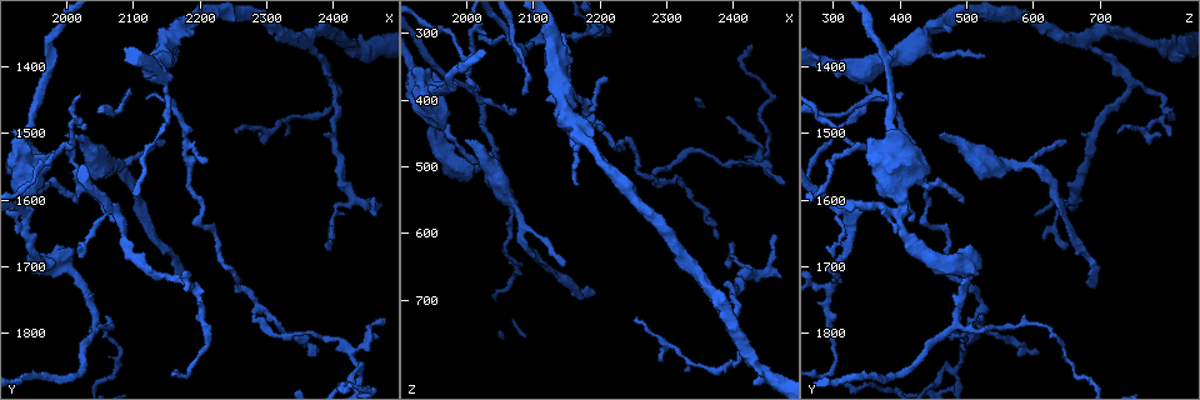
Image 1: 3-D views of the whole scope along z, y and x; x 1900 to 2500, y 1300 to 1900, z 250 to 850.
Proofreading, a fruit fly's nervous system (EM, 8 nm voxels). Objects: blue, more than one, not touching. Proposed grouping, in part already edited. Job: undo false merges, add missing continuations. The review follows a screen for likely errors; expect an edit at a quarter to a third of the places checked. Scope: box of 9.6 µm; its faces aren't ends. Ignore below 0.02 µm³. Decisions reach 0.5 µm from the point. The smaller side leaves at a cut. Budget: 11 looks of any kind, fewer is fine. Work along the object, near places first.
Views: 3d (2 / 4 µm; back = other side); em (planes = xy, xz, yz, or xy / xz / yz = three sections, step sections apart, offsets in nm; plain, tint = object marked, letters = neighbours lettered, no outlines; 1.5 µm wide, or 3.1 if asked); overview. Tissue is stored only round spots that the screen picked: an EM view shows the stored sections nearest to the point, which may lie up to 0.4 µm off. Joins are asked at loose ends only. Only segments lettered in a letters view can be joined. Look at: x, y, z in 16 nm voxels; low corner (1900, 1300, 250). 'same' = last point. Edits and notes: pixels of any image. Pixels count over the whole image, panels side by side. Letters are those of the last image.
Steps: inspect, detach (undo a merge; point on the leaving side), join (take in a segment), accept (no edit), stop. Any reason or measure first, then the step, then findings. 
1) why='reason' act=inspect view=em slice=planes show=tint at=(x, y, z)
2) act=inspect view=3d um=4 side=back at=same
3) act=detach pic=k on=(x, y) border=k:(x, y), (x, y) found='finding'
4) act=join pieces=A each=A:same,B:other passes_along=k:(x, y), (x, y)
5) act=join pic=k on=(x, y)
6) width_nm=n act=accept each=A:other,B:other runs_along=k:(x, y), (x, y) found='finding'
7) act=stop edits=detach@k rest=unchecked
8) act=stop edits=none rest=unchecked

why='branch stops here' act=inspect view=em slice=planes show=letters at=(2215, 1540, 370)

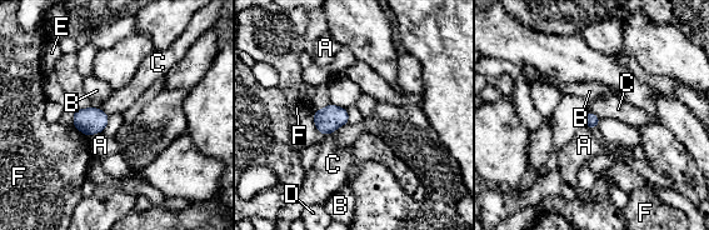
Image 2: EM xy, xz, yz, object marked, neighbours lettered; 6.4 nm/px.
act=accept each=A:other,B:other,C:other,D:other,E:other,F:other found='no lettered segment goes on from it'

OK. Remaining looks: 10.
why='sharp bend' act=inspect view=em slice=xy step=8 show=tint at=(2245, 1700, 460)

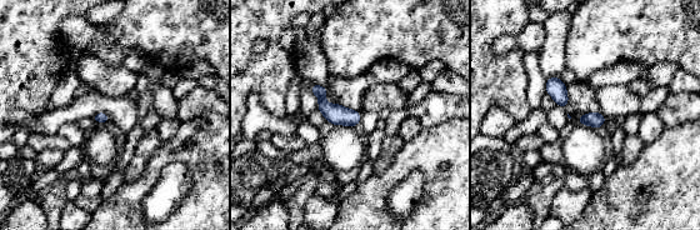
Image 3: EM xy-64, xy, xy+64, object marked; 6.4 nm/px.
act=inspect view=em slice=planes show=tint at=same

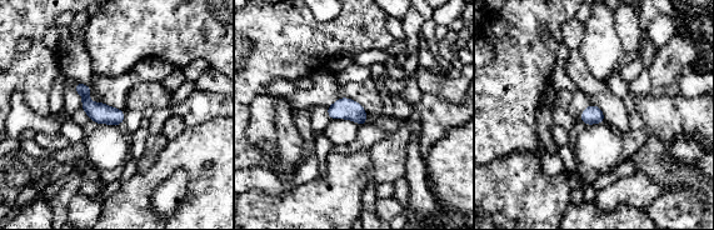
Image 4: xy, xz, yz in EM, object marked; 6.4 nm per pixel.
why='what lies round it' act=inspect view=em slice=planes show=letters at=same

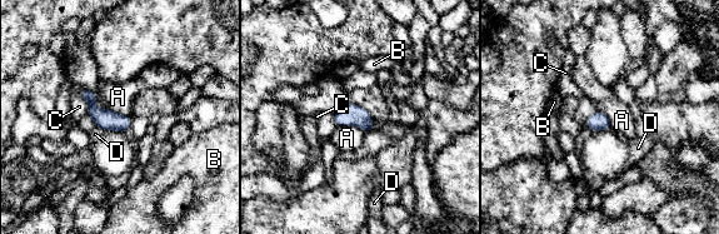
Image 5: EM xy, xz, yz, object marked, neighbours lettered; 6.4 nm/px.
longest_contact=A:200nm act=accept each=A:other,B:other,C:other,D:other runs_along=5:(84, 93), (103, 118), (126, 125) found='one cell here'

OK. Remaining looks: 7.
act=inspect view=em slice=planes show=letters at=(2190, 1735, 695)

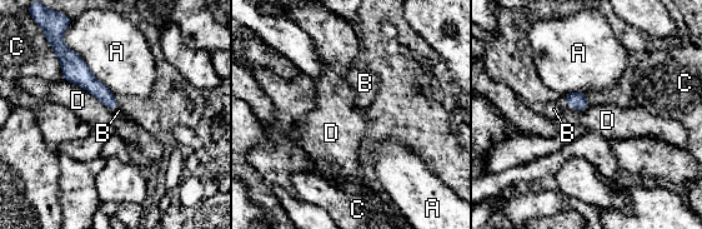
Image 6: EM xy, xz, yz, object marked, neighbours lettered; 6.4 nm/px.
act=join pieces=B each=A:other,B:same,C:other,D:other passes_along=6:(577, 100), (566, 101), (553, 109) found='it goes on there'

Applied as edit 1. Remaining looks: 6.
act=inspect view=overview

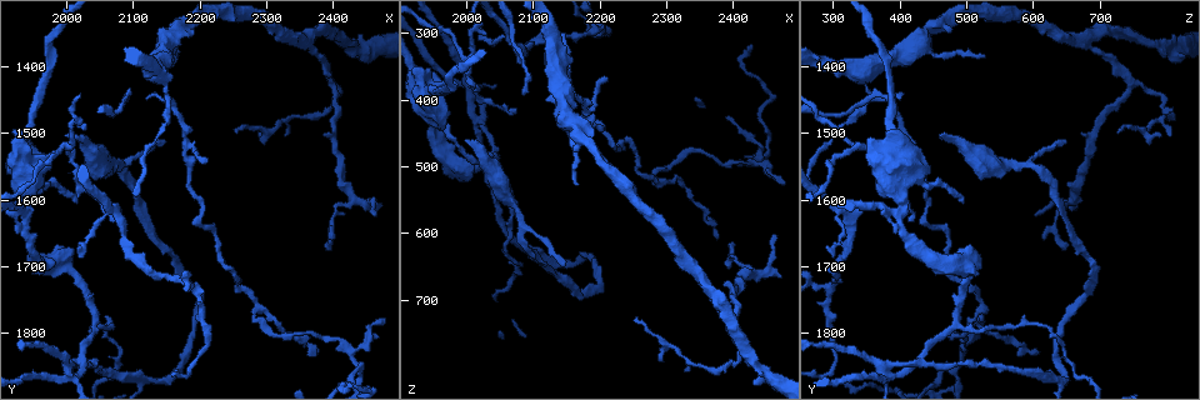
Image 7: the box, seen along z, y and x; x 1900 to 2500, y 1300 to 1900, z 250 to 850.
why='sudden change in width' act=inspect view=3d um=4 at=(2065, 1550, 555)

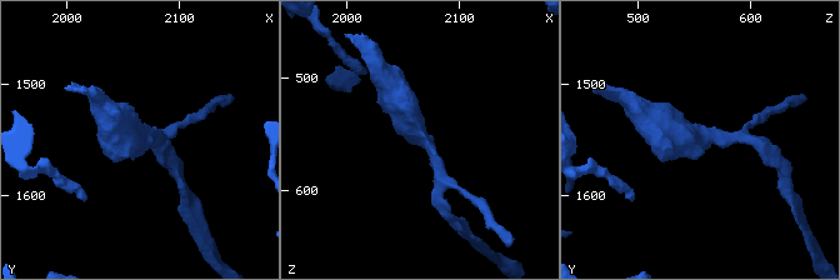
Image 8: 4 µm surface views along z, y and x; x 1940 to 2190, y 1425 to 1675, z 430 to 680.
why='need the tissue' act=inspect view=em slice=planes show=letters at=(2064, 1552, 552)

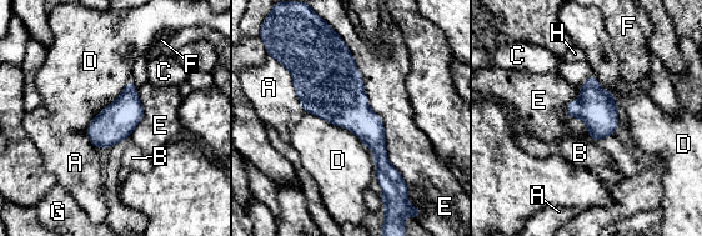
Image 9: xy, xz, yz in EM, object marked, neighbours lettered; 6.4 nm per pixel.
act=accept each=A:other,B:other,C:other,D:other,E:other,F:other,G:other,H:other border=9:(306, 111), (349, 129), (365, 145) found='continuous, no second cell'

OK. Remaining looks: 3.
why='free end' act=inspect view=em slice=xy step=8 show=letters at=(2000, 1505, 460)

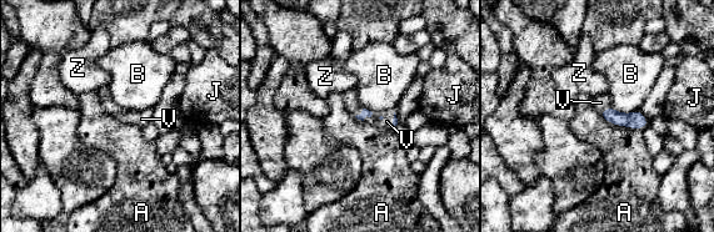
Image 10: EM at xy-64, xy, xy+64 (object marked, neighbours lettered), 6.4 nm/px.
act=join pieces=V each=A:other,B:other,J:other,V:same,Z:other passes_along=10:(365, 112), (368, 116), (387, 121) found='the cell continues'

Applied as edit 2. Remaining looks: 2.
act=stop edits=join@6,join@10 rest=unchecked

